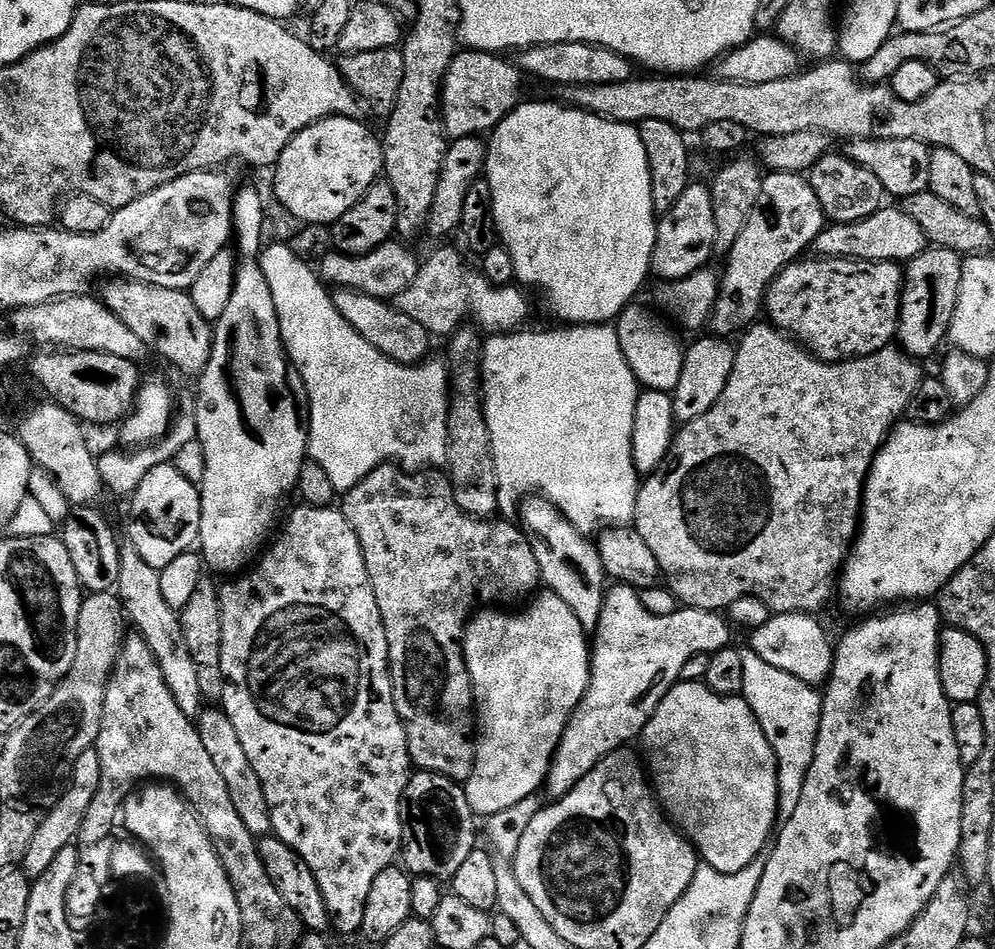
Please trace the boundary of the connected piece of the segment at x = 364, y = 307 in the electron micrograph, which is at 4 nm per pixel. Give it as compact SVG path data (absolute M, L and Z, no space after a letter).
M353 288L335 289L331 297L338 314L342 314L342 318L346 318L346 322L350 322L350 326L354 326L354 330L358 330L358 334L362 334L362 338L370 342L370 346L374 346L390 359L397 360L400 364L418 364L429 355L428 331L418 326L414 318L406 318L406 314L399 312L389 301L364 296Z

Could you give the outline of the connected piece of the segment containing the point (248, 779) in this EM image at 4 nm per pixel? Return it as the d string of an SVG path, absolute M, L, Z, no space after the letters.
M205 707L195 723L196 729L200 731L202 746L206 746L206 754L210 754L218 774L222 774L226 790L230 790L234 810L238 810L246 830L250 830L254 837L263 838L272 832L272 819L270 806L266 806L262 782L258 782L258 774L254 774L254 766L250 766L250 758L246 758L246 750L242 750L242 742L238 739L238 730L234 730L234 722L230 722L227 712L216 708Z

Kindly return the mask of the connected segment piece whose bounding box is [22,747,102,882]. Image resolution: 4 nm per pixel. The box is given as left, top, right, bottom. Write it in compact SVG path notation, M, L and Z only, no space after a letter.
M96 747L86 750L86 754L78 757L74 762L72 779L67 788L64 789L62 798L54 806L50 814L38 826L38 834L34 834L30 842L30 850L26 850L26 858L22 865L22 871L29 880L35 882L50 870L54 858L62 854L62 850L73 847L74 841L80 835L80 827L86 818L86 810L90 810L90 802L94 802L94 794L98 794L102 782L102 758L98 758Z

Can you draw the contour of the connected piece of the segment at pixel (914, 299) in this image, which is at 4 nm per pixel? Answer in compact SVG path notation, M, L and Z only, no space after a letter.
M929 247L907 261L904 292L900 296L900 325L896 331L899 347L907 356L932 356L948 339L948 327L958 306L958 290L962 286L964 260L959 252Z

